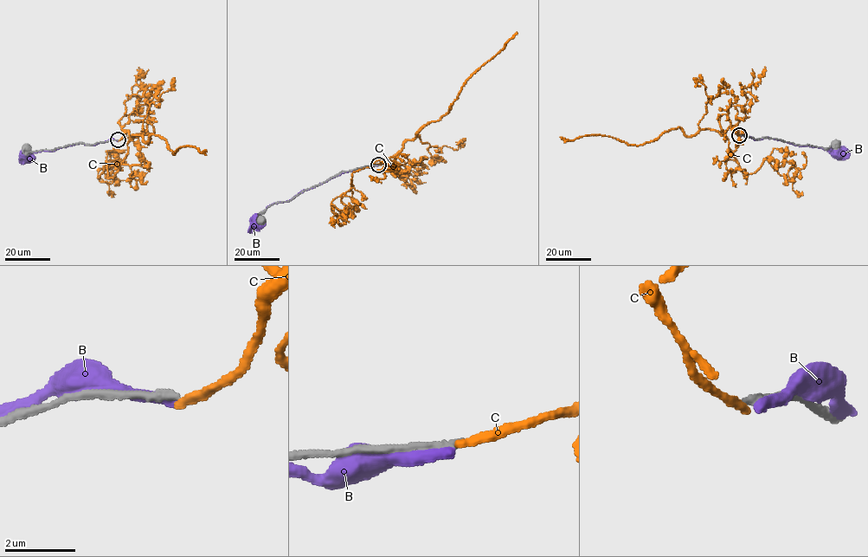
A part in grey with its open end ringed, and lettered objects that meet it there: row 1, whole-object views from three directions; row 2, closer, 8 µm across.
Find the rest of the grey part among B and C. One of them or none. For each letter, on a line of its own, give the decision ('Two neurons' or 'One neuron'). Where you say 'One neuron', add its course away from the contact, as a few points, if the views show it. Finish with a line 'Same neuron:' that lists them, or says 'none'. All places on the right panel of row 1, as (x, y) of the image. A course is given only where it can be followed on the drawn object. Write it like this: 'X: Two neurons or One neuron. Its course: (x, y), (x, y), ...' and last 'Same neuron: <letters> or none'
B: Two neurons
C: Two neurons
Same neuron: none

